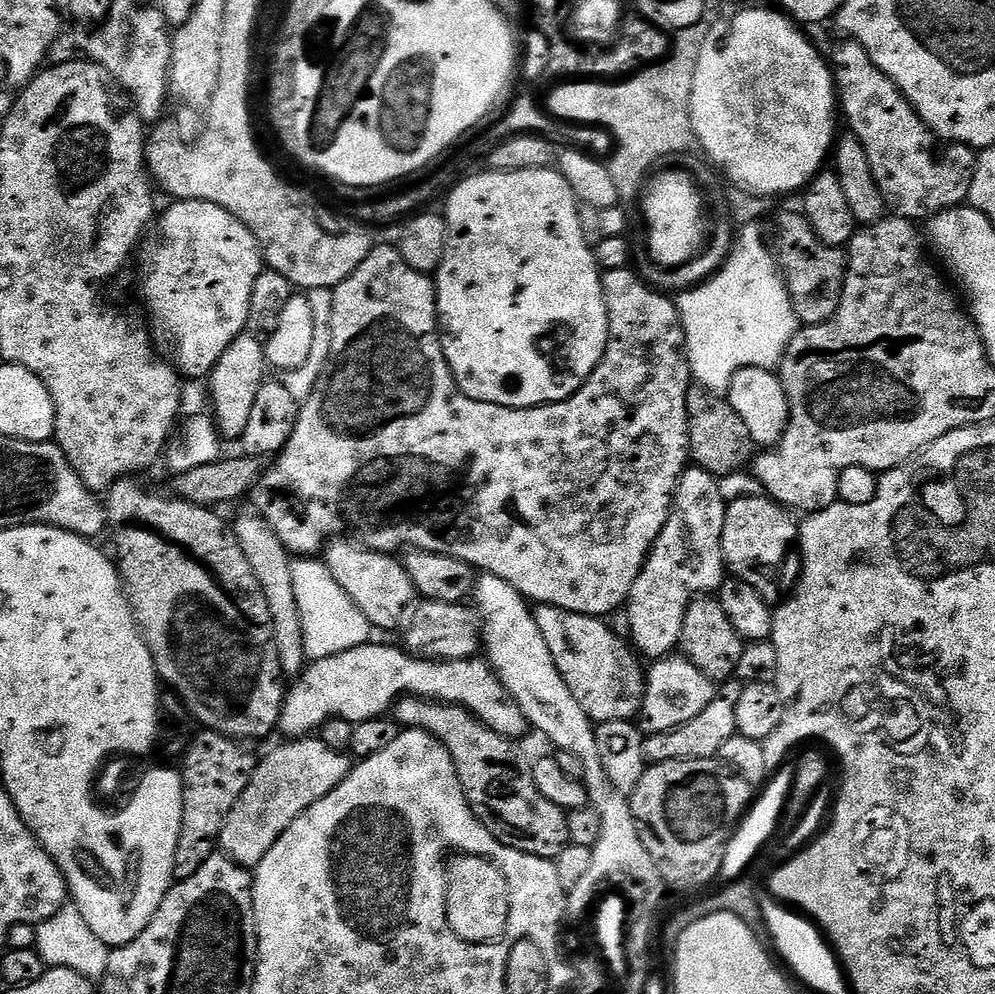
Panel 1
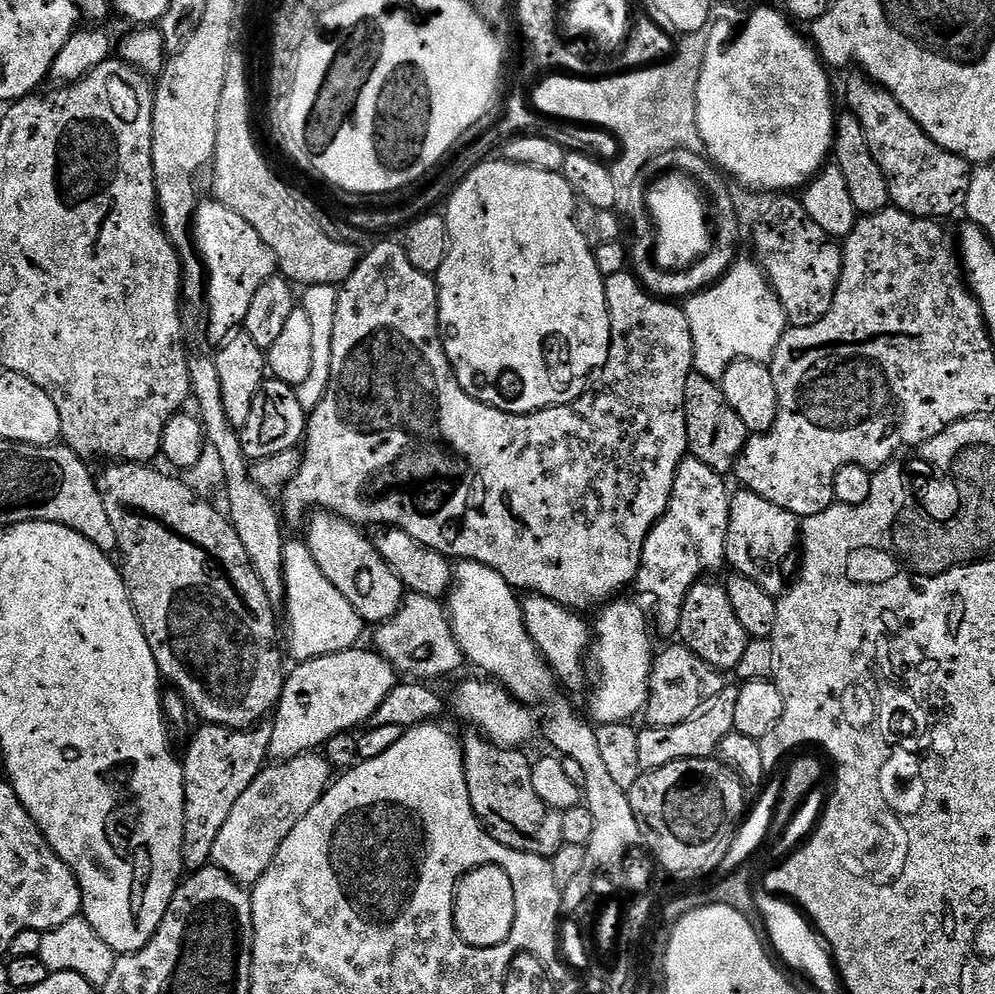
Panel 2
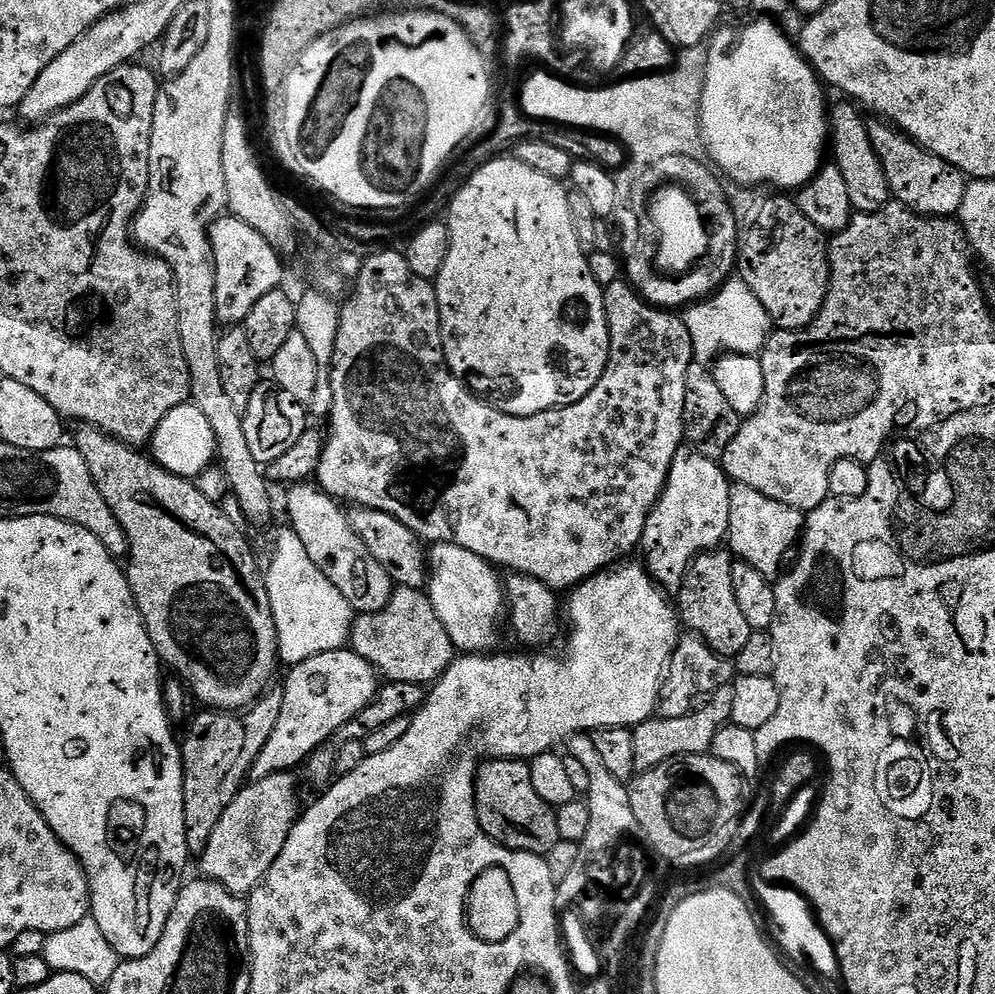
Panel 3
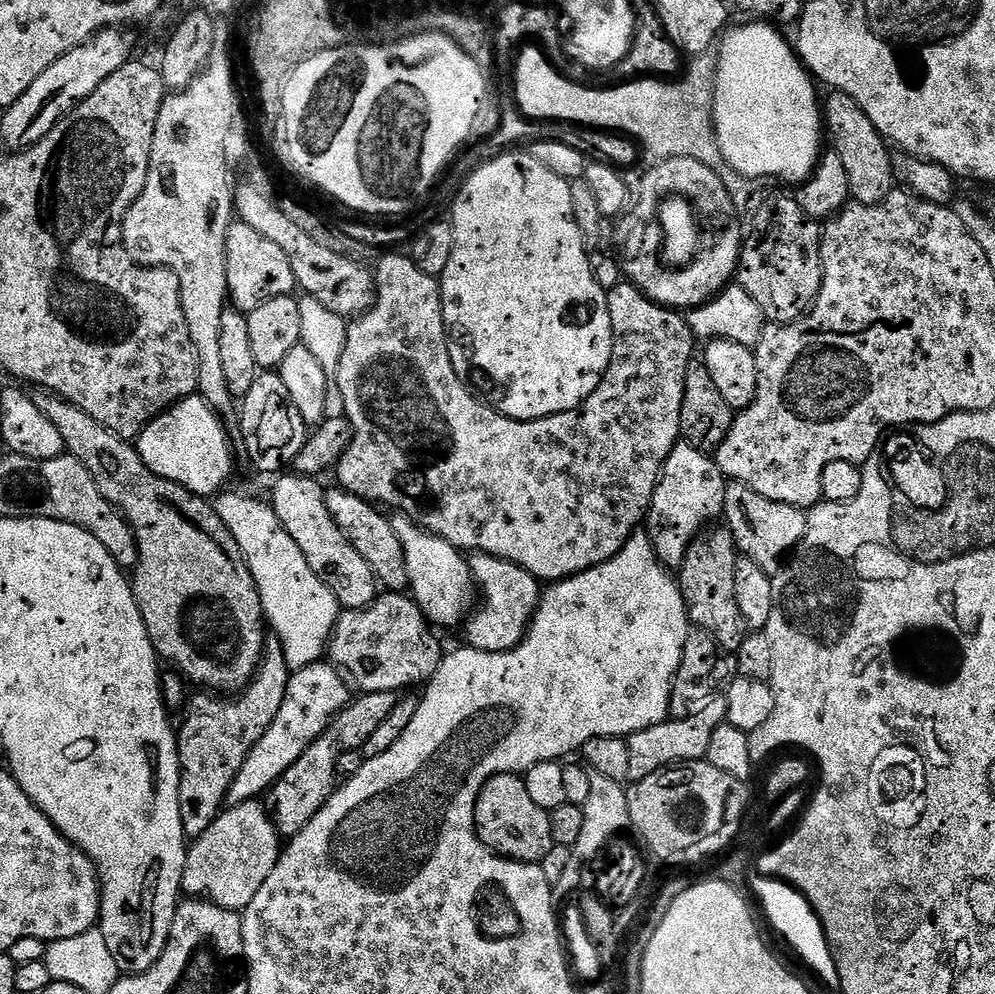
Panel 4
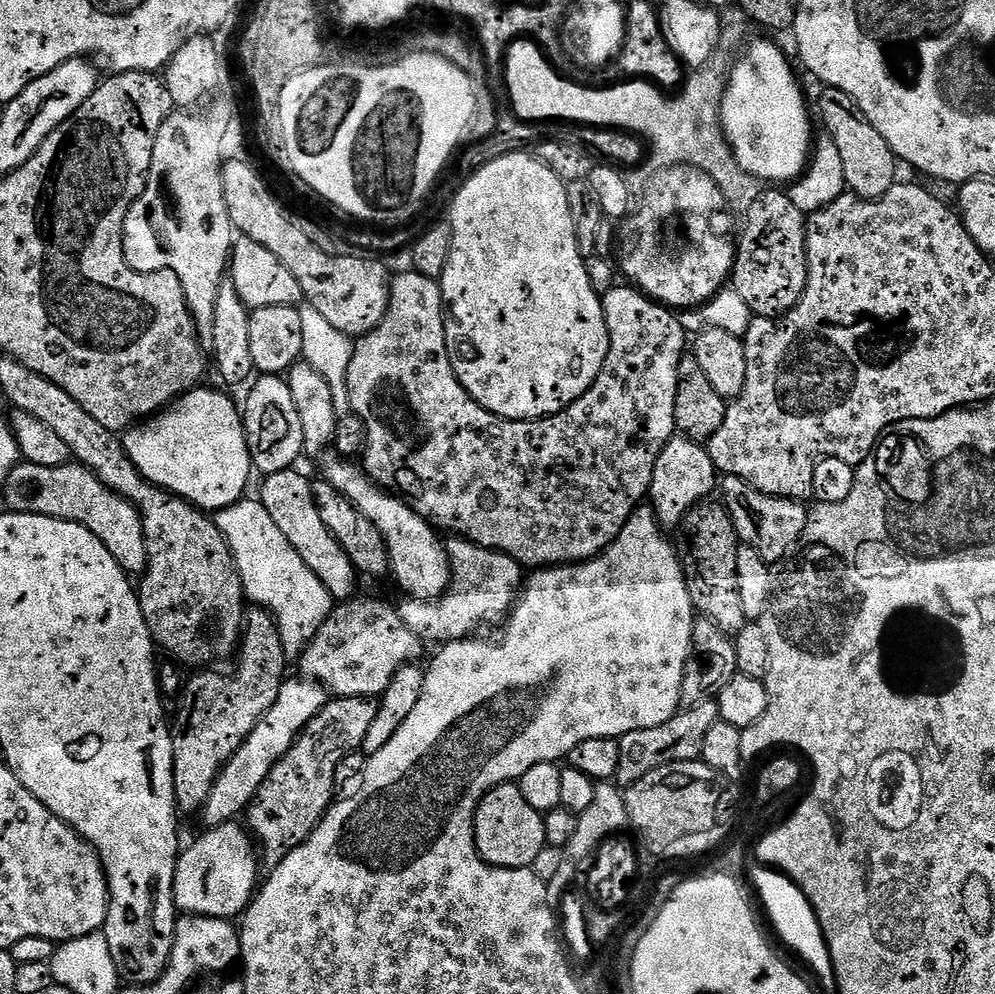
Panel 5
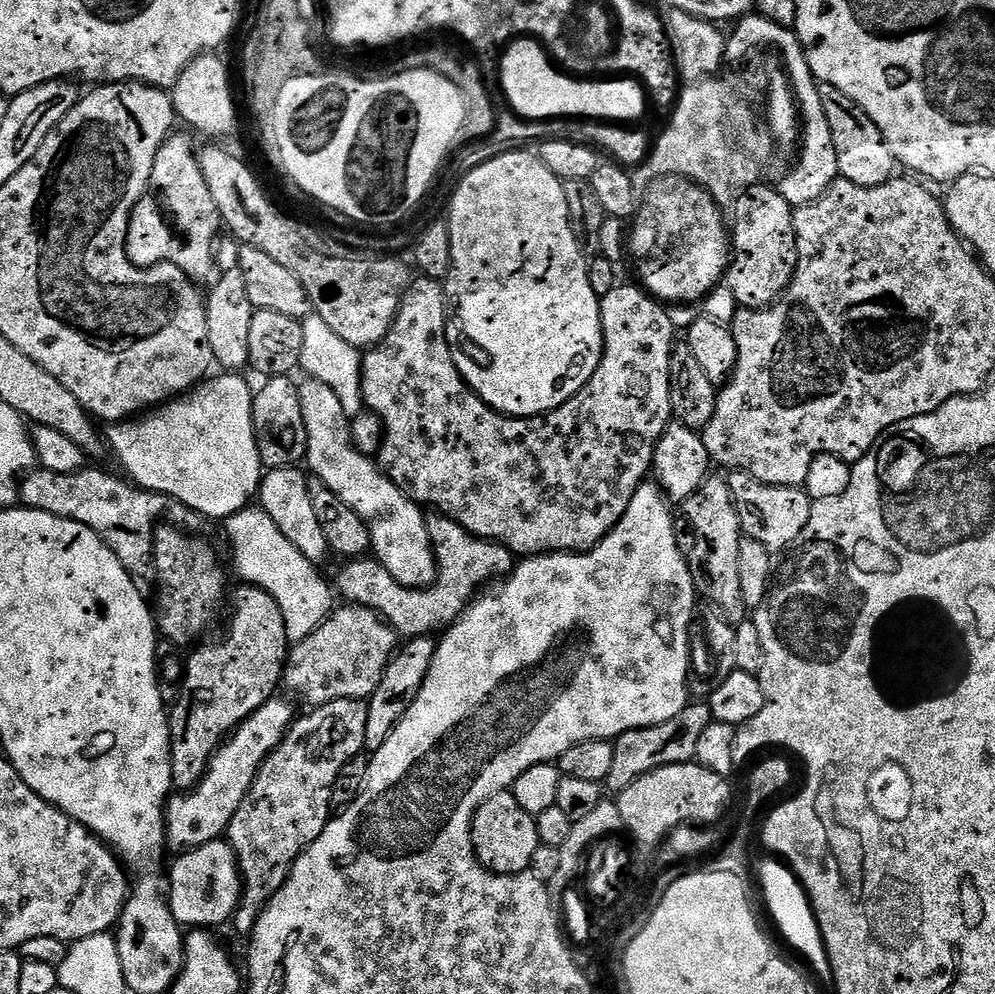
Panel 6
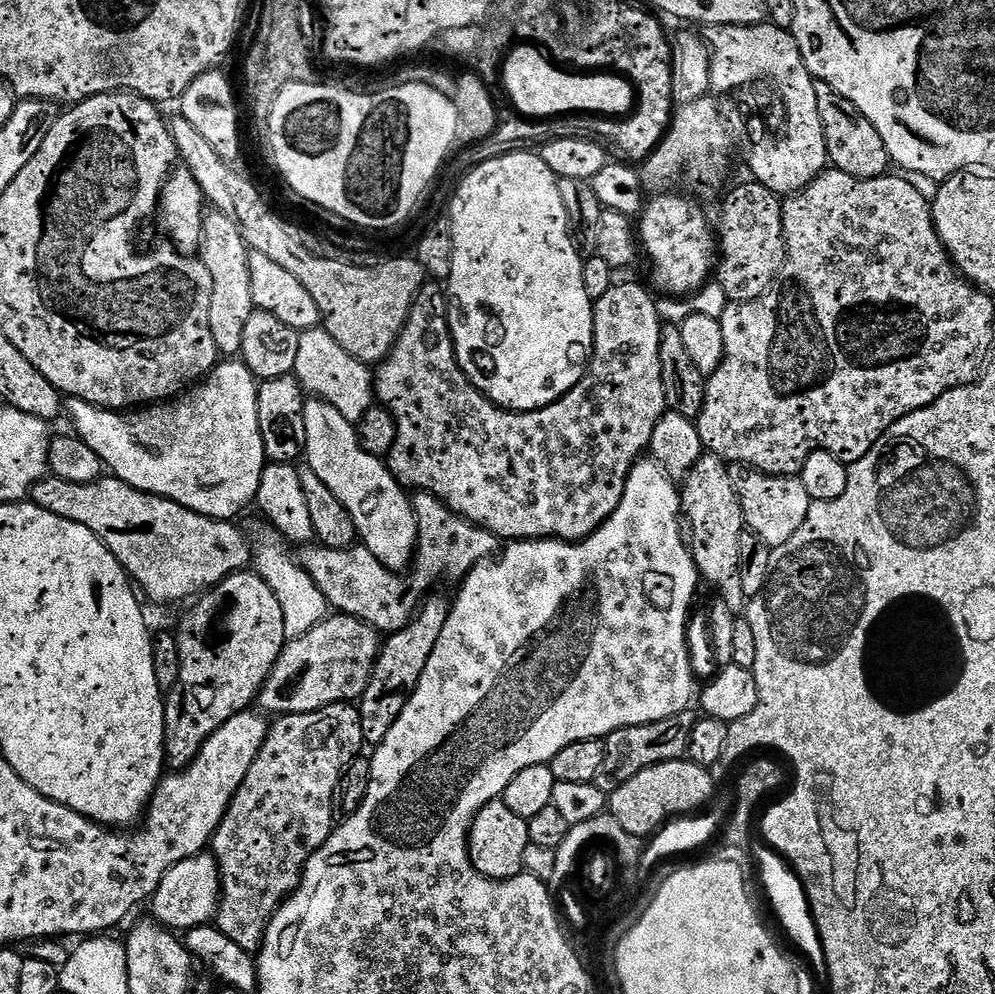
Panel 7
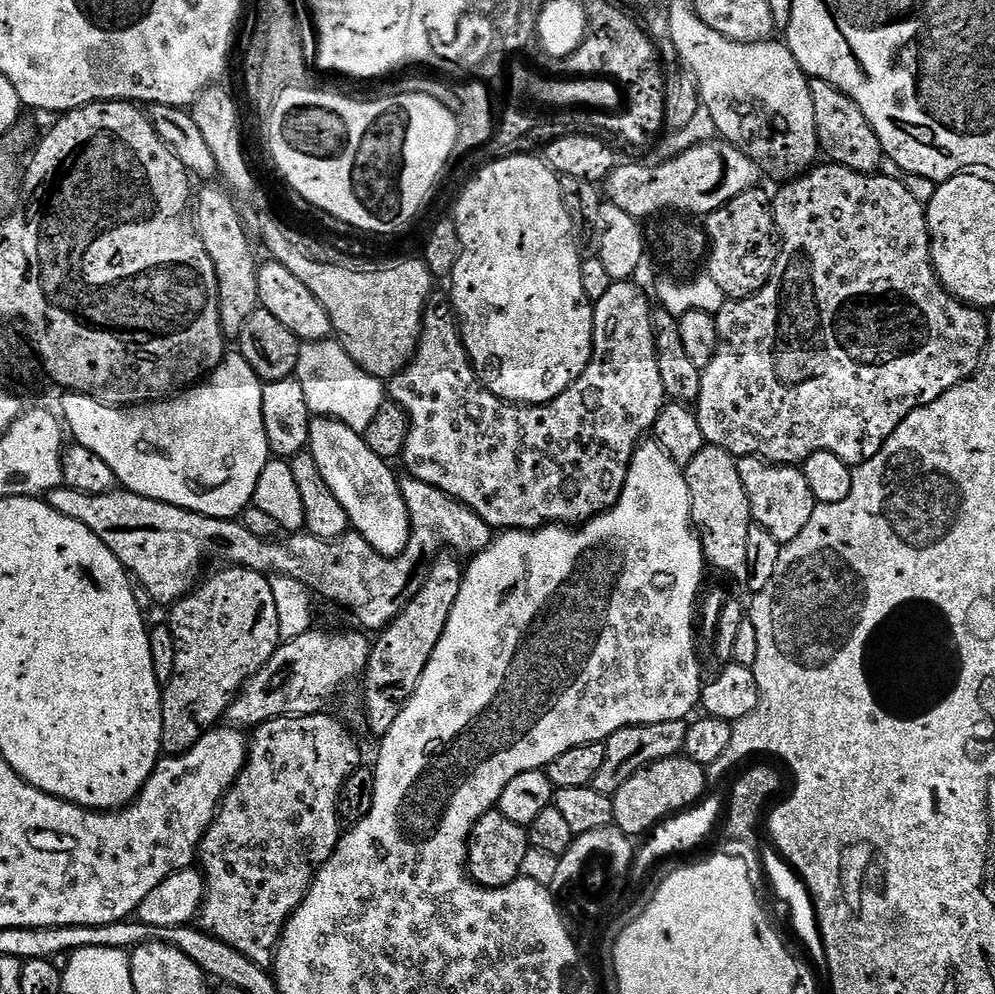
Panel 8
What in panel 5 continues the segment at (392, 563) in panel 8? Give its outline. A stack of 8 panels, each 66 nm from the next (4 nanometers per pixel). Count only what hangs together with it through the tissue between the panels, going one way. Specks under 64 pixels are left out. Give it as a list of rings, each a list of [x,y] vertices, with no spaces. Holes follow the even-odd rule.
[[[21,462],[14,470],[10,470],[10,478],[6,478],[2,496],[3,507],[9,512],[49,516],[86,526],[86,530],[100,539],[106,550],[114,554],[114,558],[129,574],[143,573],[148,566],[144,519],[130,501],[106,487],[89,468],[79,462],[53,468]],[[449,539],[446,551],[452,567],[448,591],[437,600],[404,598],[398,604],[402,622],[406,622],[406,626],[410,626],[410,630],[414,630],[420,640],[435,646],[475,637],[479,633],[476,631],[487,624],[503,625],[518,599],[518,590],[523,589],[526,583],[525,569],[517,560],[482,546],[475,540]]]

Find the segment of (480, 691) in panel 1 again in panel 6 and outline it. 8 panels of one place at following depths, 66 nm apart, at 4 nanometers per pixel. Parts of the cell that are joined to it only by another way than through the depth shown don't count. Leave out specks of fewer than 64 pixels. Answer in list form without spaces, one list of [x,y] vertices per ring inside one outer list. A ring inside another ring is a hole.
[[[280,699],[266,701],[254,710],[254,714],[250,714],[250,718],[240,723],[212,756],[198,787],[169,799],[164,810],[164,830],[171,847],[173,844],[176,850],[197,848],[211,840],[219,840],[227,833],[234,814],[238,814],[238,806],[242,806],[242,798],[246,798],[246,794],[250,794],[250,786],[254,786],[254,778],[262,762],[266,762],[269,754],[280,745],[294,719],[291,706]]]

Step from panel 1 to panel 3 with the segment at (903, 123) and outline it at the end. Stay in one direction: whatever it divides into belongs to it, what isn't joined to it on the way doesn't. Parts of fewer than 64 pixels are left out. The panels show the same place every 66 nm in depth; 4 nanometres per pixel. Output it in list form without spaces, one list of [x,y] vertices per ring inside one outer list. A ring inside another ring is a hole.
[[[888,122],[868,124],[870,140],[886,170],[886,182],[890,186],[893,197],[899,203],[907,205],[924,216],[955,217],[962,206],[962,198],[966,198],[966,190],[970,183],[969,177],[959,172],[953,164],[932,155],[921,148],[915,140],[904,135],[899,128]]]

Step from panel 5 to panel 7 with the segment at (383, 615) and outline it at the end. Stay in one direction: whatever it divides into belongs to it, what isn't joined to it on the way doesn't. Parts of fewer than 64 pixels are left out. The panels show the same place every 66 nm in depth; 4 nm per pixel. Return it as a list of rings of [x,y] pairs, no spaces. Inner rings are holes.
[[[332,614],[306,634],[288,640],[282,654],[274,662],[258,697],[258,704],[265,713],[287,714],[289,712],[313,712],[331,704],[359,701],[370,682],[376,660],[382,647],[381,633],[353,616]]]

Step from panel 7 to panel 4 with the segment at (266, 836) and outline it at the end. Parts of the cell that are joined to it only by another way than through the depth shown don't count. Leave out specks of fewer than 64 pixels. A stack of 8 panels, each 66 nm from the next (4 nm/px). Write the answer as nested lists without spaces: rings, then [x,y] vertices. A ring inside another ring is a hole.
[[[366,692],[357,695],[338,715],[328,724],[328,728],[318,739],[308,747],[306,754],[280,776],[277,784],[272,785],[266,800],[270,805],[270,815],[276,824],[276,831],[281,837],[291,838],[303,830],[322,810],[332,793],[338,787],[336,763],[342,754],[363,749],[365,742],[378,730],[378,726],[386,719],[386,714],[396,705],[398,699],[394,692]],[[269,800],[269,801],[268,801]],[[272,803],[272,804],[271,804]]]

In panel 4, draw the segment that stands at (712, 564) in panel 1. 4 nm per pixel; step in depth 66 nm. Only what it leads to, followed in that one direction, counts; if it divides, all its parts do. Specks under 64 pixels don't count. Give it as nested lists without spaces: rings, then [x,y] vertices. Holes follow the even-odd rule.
[[[683,442],[670,450],[660,471],[660,481],[654,490],[652,506],[646,517],[648,537],[665,568],[679,569],[680,563],[686,558],[686,550],[697,536],[723,517],[728,485],[729,481],[709,453]]]

